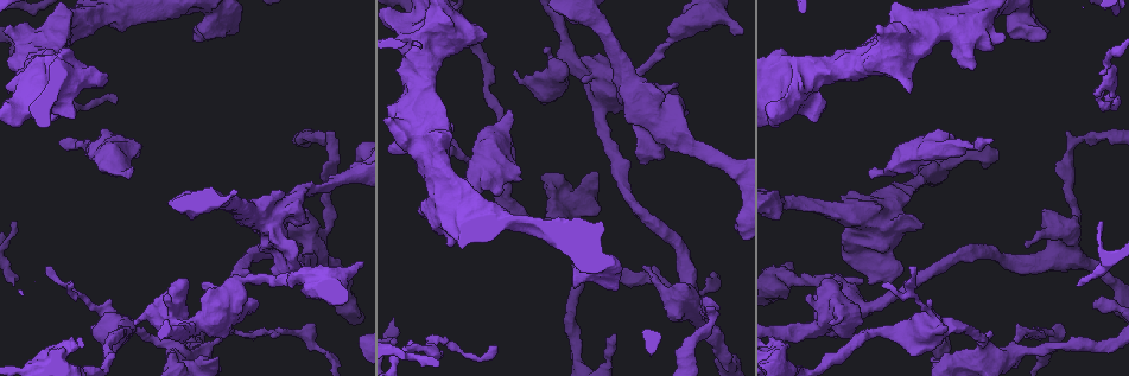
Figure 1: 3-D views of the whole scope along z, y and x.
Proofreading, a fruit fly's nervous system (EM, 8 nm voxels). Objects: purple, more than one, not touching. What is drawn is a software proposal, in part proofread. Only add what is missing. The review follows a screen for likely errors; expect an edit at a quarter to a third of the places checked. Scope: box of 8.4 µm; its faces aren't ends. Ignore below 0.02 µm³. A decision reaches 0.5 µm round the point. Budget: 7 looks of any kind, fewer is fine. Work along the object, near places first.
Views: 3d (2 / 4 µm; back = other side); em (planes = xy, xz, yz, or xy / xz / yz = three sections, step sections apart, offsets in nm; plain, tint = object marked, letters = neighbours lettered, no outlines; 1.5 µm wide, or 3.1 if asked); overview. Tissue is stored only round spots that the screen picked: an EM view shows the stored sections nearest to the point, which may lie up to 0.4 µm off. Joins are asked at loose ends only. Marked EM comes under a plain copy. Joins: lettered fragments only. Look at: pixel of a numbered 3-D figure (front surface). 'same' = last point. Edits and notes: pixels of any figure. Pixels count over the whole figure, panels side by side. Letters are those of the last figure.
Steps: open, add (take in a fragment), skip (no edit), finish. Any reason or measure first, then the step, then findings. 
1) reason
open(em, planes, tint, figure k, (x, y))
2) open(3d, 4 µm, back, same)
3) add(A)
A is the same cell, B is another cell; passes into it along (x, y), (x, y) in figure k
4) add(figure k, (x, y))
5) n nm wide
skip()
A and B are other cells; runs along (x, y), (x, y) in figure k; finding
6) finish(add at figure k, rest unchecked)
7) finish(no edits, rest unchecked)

branch stops here
open(em, planes, letters, figure 1, (678, 95))

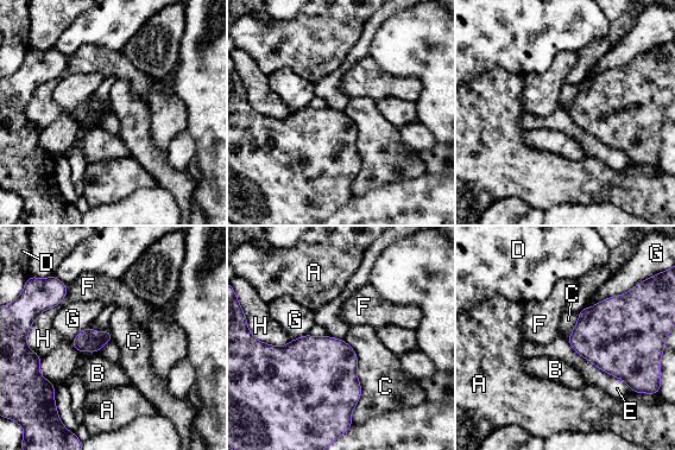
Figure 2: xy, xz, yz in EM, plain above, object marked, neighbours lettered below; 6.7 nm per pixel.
skip()
A, B, C, D, E, F, G and H are other cells; none of them fits

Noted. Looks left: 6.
an open end
open(3d, 4 µm, figure 1, (872, 176))

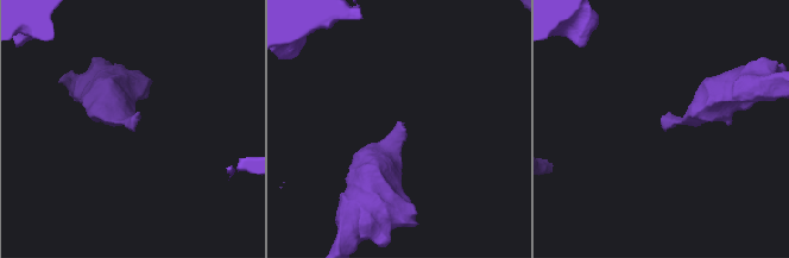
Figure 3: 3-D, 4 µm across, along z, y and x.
open(em, planes, letters, figure 3, (403, 125))

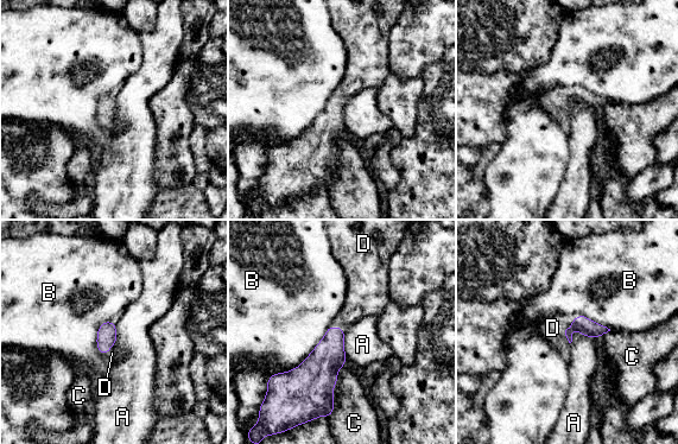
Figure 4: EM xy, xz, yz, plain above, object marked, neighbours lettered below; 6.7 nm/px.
add(figure 4, (552, 328))
D is the same cell, A, B and C are other cells; it goes on there

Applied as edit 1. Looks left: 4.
open(overview)

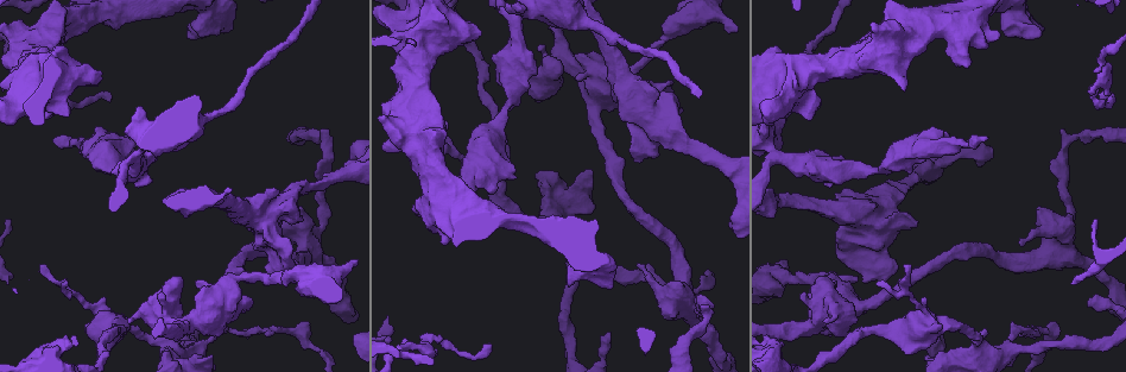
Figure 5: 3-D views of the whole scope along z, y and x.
end of a long branch
open(em, planes, letters, figure 5, (1088, 298))

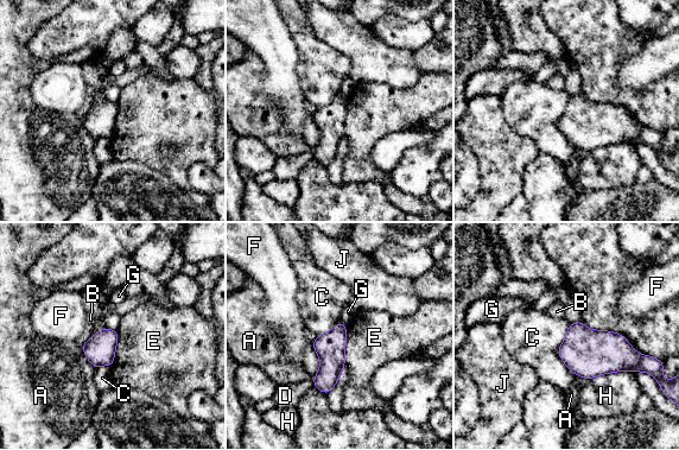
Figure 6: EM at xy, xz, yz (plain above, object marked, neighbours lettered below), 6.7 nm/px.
D touches over 360 nm
skip()
A, B, C, D, E, F, G, H and J are other cells; border along (340, 321), (346, 325) in figure 6; no lettered fragment goes on from it

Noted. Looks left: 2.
finish(add at figure 4, rest unchecked)

